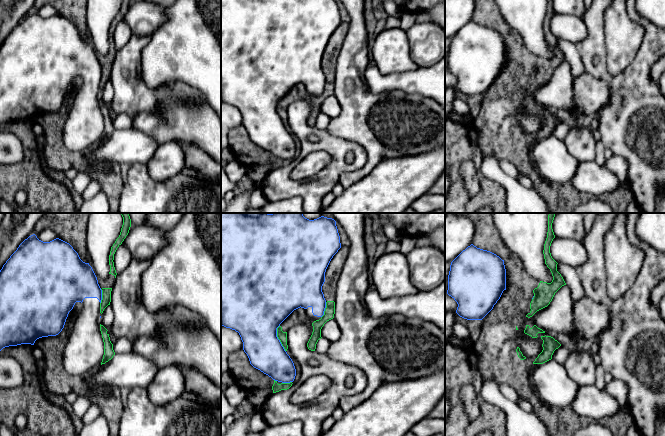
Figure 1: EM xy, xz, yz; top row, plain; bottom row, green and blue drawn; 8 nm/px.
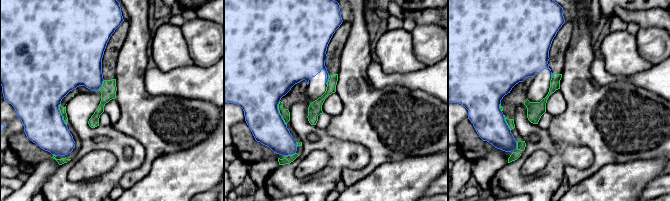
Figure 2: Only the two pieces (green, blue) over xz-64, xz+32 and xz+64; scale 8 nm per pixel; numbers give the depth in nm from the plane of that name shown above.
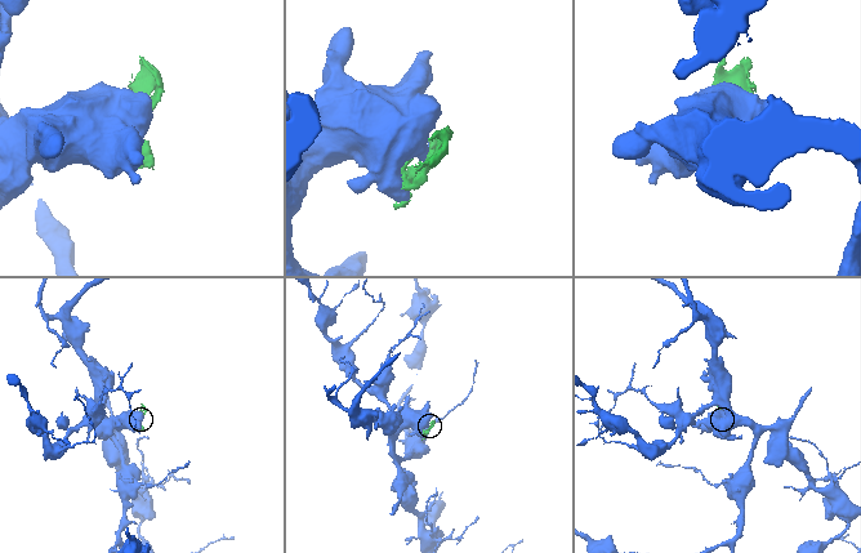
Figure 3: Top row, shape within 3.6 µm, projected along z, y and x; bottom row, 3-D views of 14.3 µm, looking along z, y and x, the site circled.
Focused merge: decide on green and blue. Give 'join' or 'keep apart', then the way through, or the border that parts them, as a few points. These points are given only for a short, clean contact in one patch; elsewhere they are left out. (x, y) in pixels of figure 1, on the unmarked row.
keep apart

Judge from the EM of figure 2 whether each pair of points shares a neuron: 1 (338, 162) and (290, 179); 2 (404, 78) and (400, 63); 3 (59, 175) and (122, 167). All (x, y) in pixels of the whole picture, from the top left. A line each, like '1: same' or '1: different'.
1: same
2: different
3: same

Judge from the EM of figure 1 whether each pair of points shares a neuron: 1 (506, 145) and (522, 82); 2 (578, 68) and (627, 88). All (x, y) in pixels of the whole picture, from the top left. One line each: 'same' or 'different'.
1: same
2: different

